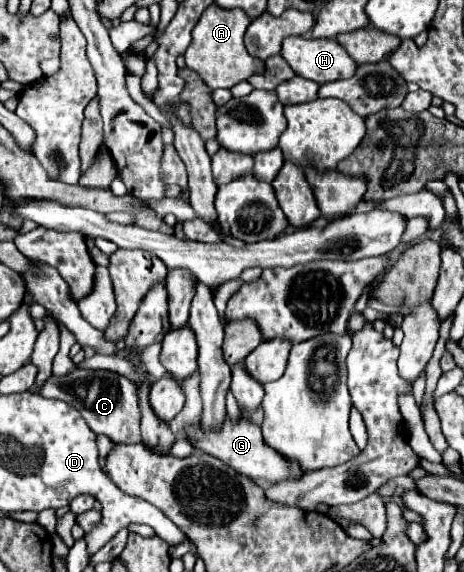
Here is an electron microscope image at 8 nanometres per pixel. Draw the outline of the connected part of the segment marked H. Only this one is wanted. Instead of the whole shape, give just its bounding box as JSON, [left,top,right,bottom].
[281,37,357,85]

